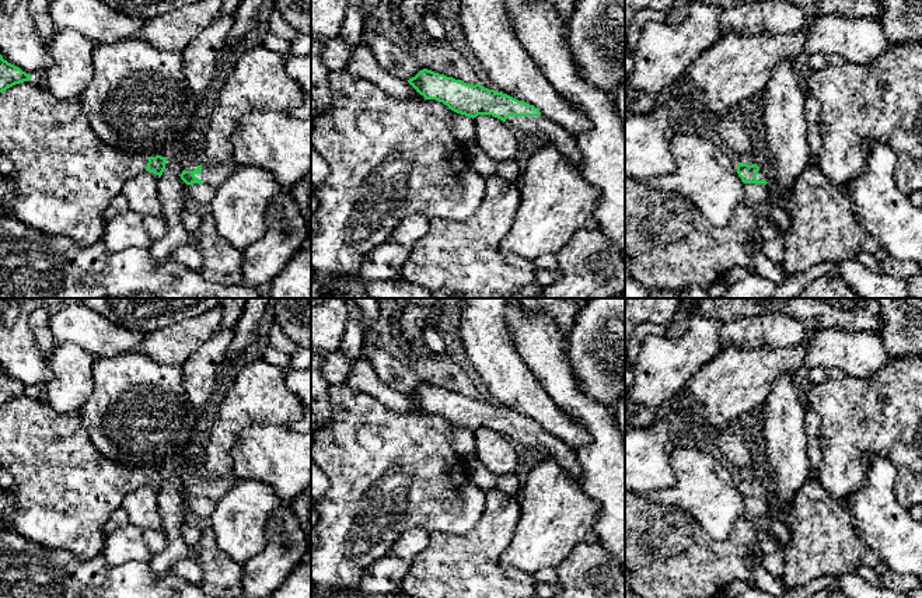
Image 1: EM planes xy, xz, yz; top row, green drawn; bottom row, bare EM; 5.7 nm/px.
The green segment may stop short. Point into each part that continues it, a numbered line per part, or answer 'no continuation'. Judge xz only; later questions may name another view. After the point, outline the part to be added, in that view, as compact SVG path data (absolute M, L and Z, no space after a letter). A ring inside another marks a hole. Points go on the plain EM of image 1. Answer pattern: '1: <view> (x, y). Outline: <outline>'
1: xz (545, 444). Outline: M509 430L506 436L513 437L516 443L534 448L539 457L551 458L560 465L574 483L579 485L582 478L582 466L574 452L559 438L538 430Z

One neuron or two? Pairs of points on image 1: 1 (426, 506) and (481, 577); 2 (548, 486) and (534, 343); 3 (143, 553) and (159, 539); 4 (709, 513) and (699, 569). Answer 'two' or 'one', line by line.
1: two
2: two
3: two
4: two

